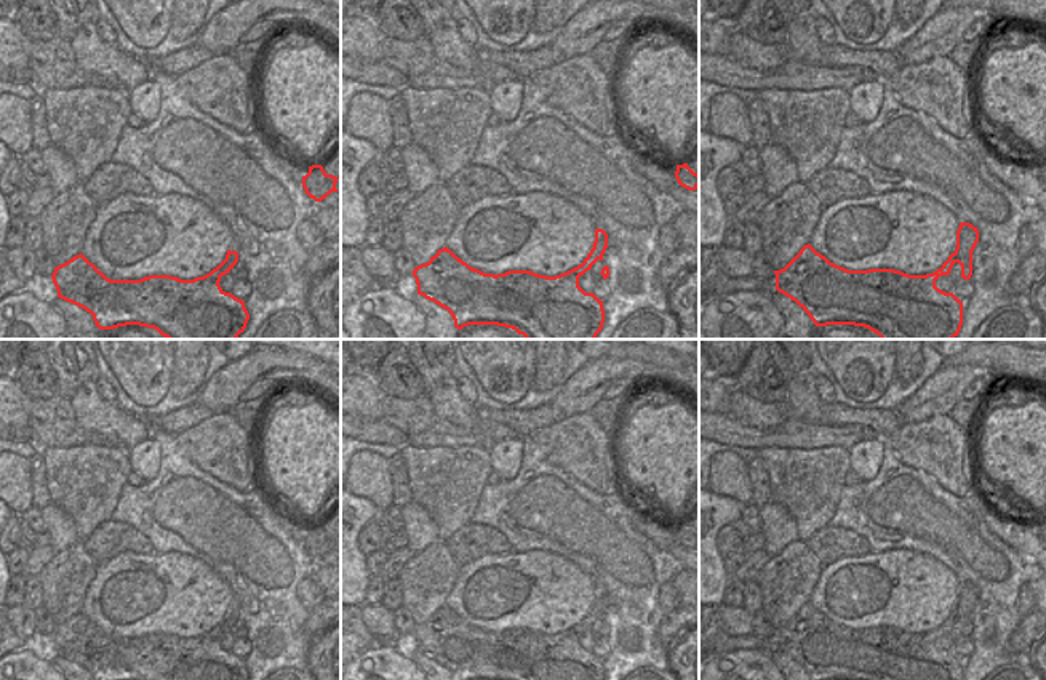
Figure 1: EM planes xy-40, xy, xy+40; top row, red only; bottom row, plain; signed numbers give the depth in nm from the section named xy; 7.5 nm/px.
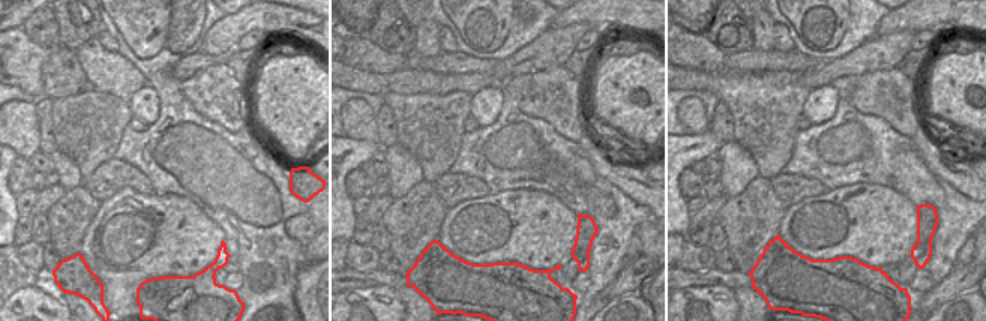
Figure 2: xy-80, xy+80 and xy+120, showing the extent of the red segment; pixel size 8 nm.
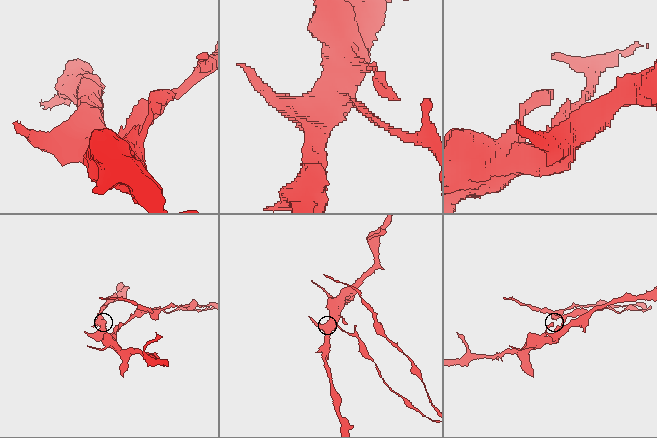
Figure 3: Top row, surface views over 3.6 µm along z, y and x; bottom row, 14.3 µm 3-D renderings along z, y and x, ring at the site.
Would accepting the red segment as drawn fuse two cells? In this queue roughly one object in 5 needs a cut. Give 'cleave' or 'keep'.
cleave

